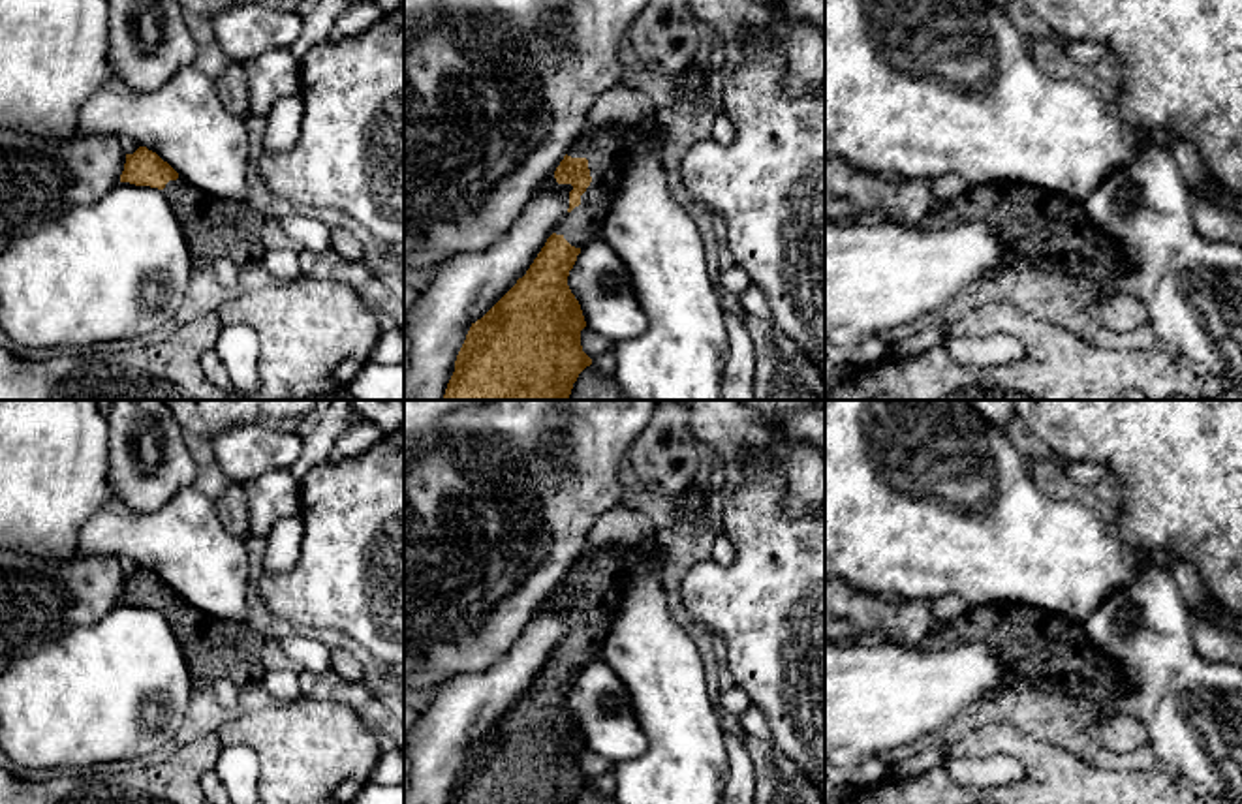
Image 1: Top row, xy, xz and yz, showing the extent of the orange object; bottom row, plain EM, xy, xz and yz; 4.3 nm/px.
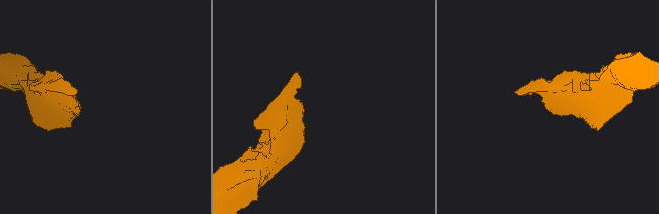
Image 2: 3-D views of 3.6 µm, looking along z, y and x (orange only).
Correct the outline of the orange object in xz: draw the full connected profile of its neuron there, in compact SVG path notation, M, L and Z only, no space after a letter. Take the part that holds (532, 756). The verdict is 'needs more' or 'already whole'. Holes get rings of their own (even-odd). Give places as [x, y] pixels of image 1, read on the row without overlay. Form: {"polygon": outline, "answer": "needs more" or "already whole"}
{"polygon": "M614 545L582 552L575 560L554 592L558 605L573 607L569 612L567 635L547 659L526 695L519 699L517 704L481 740L472 744L457 776L455 793L449 804L575 804L579 795L592 785L592 780L582 772L581 766L581 751L586 748L586 742L579 721L567 706L567 697L581 671L599 659L599 650L603 646L613 614L620 603L624 582L626 569Z", "answer": "needs more"}

